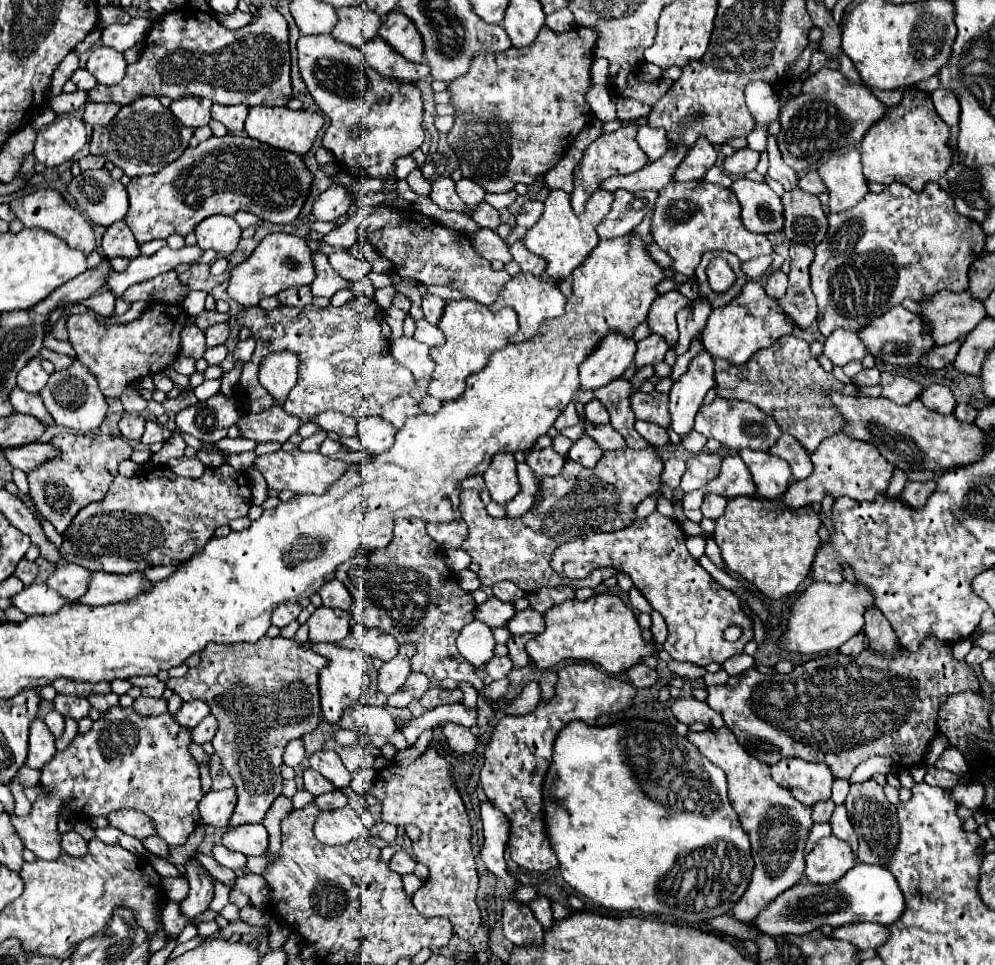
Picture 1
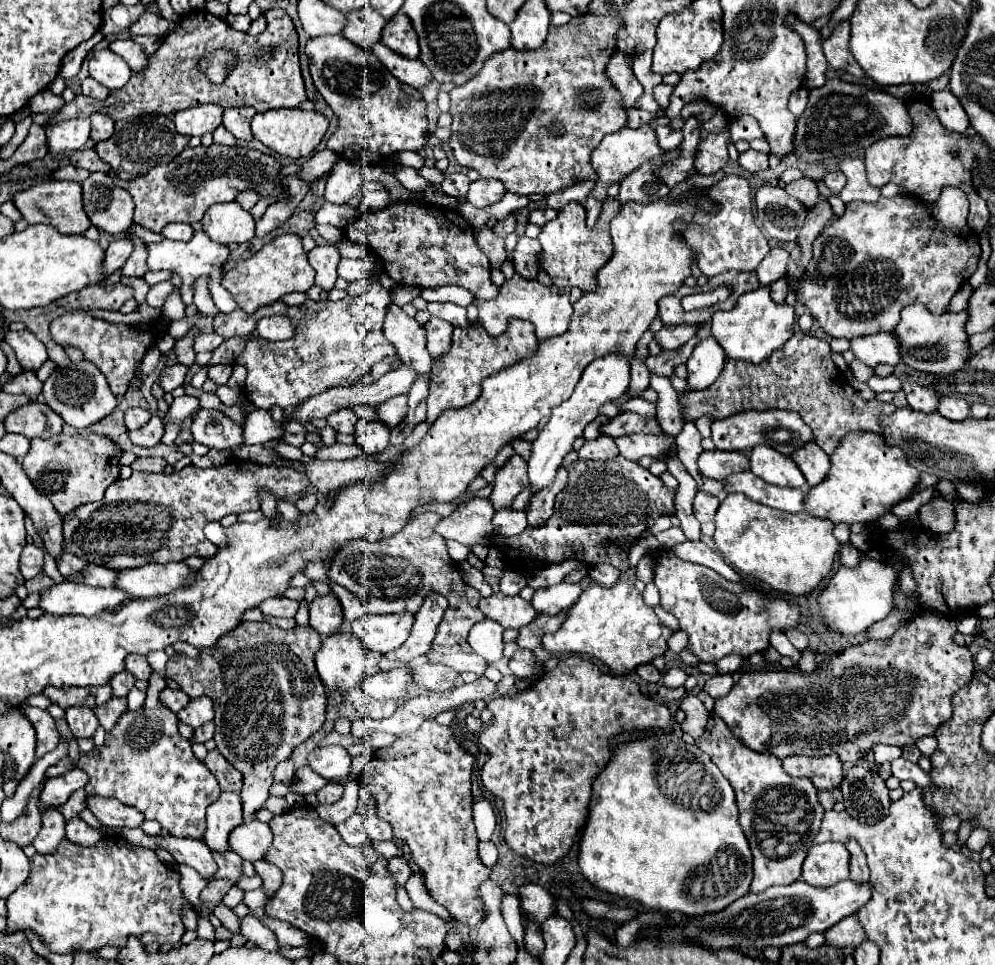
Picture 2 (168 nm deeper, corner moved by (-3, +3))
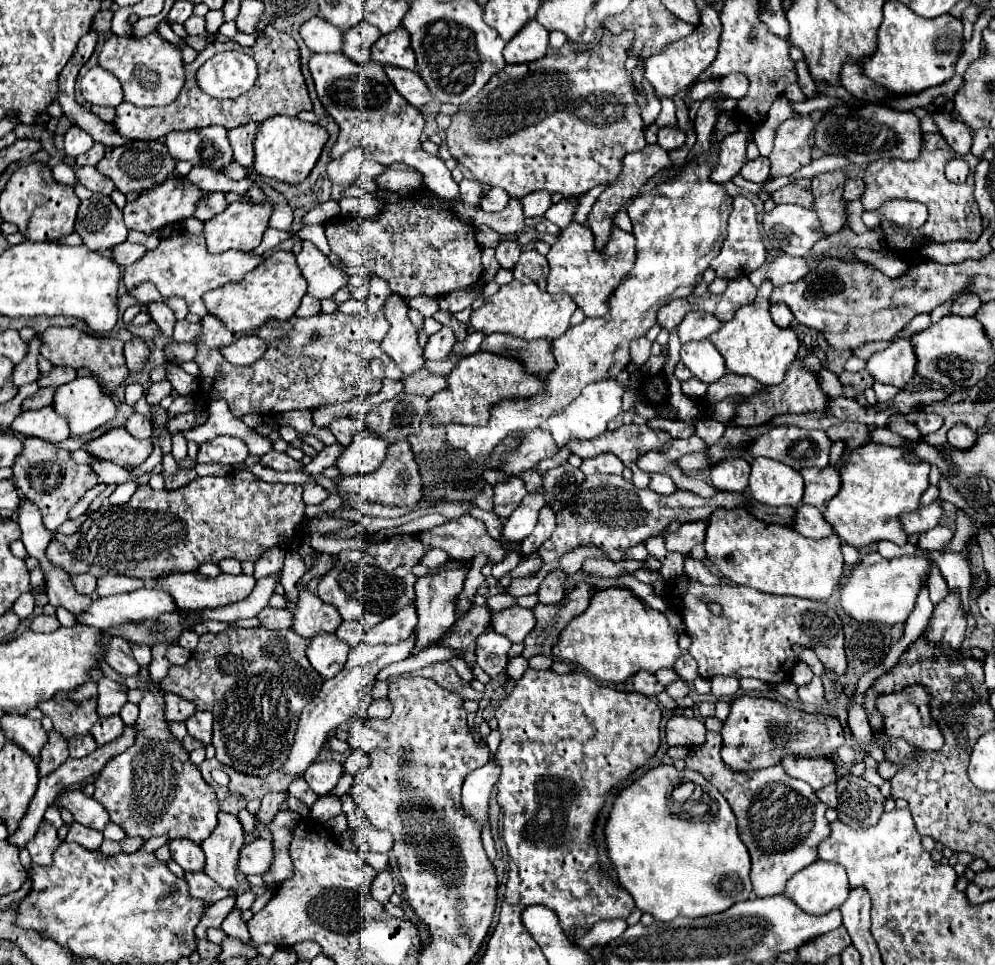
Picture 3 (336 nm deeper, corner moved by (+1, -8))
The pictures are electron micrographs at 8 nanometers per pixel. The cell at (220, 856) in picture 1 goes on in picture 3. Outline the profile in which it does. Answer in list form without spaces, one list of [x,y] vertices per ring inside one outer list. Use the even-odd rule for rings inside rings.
[[[186,872],[184,878],[186,878],[188,886],[190,886],[190,894],[192,894],[194,898],[200,898],[202,902],[208,902],[208,906],[212,906],[214,902],[218,902],[218,900],[222,900],[222,898],[226,898],[226,896],[236,894],[234,890],[224,890],[224,888],[220,888],[212,878],[208,878],[208,876],[202,874],[202,872],[196,872],[196,874],[188,874],[188,872]]]

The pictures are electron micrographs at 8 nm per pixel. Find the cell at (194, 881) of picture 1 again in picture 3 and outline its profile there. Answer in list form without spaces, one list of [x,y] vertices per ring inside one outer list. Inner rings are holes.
[[[188,838],[180,840],[170,840],[170,854],[172,858],[182,866],[184,872],[198,872],[204,868],[204,852],[200,850],[198,844],[188,842]]]

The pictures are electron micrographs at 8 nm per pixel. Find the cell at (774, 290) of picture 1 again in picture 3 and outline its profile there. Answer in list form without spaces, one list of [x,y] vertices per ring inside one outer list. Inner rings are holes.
[[[774,304],[770,306],[770,314],[772,314],[772,320],[776,326],[780,328],[790,328],[792,320],[794,320],[794,314],[788,310],[788,306],[784,304]]]

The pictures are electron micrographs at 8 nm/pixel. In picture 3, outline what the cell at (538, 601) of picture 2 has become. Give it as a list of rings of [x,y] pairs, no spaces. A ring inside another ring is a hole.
[[[550,570],[538,588],[538,598],[542,604],[558,604],[564,598],[564,582],[568,574],[564,570]]]

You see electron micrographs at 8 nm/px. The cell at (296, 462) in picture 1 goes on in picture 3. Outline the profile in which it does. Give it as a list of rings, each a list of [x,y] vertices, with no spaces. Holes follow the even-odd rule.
[[[394,442],[388,446],[386,460],[382,466],[368,474],[368,476],[348,476],[348,478],[336,478],[340,494],[362,494],[368,502],[378,502],[384,506],[416,506],[422,498],[422,488],[420,488],[420,472],[418,464],[414,462],[410,444],[404,442]]]

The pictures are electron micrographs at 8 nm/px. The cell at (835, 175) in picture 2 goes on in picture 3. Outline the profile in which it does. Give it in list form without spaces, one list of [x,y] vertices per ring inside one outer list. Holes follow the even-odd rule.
[[[852,178],[852,180],[848,180],[846,182],[846,186],[844,186],[844,198],[846,200],[860,200],[860,196],[862,196],[862,192],[864,192],[864,180],[862,178]]]

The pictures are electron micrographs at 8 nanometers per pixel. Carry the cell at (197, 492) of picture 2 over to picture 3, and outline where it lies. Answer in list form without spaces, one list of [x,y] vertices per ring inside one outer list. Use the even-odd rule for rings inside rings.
[[[232,472],[222,478],[198,478],[172,492],[156,492],[150,486],[140,486],[128,504],[100,508],[98,512],[90,514],[76,534],[54,534],[46,556],[54,566],[60,566],[70,576],[88,572],[96,578],[104,574],[122,574],[142,580],[158,580],[174,572],[196,572],[200,564],[218,564],[224,558],[256,562],[262,552],[278,546],[282,540],[292,542],[296,538],[296,528],[306,520],[302,492],[304,488],[298,484],[268,484],[256,478],[252,472]]]

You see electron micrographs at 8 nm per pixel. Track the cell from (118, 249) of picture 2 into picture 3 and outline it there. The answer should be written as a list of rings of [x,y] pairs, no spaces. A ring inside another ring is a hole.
[[[126,240],[114,248],[114,260],[116,260],[116,264],[120,264],[124,268],[124,266],[140,260],[144,256],[144,252],[146,252],[146,248],[142,244],[132,244]]]

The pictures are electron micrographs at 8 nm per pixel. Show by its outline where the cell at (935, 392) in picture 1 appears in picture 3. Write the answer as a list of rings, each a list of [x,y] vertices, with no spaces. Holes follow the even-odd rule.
[[[954,424],[950,430],[948,430],[948,444],[956,450],[968,450],[974,446],[976,442],[976,432],[972,432],[966,424]]]

